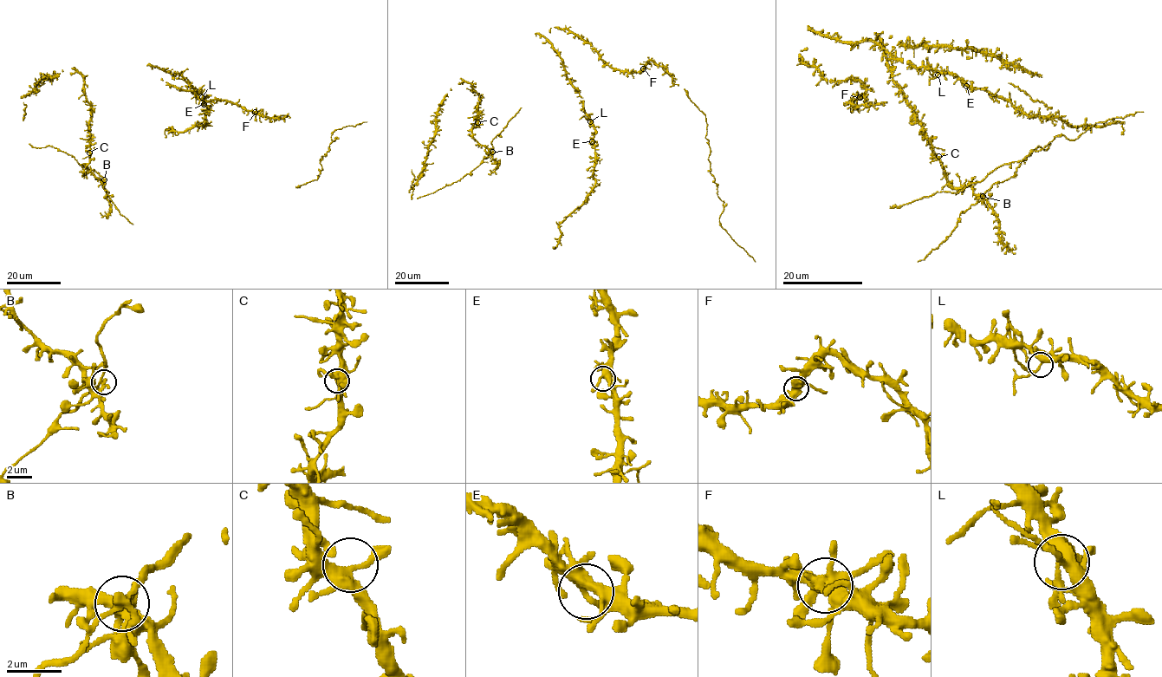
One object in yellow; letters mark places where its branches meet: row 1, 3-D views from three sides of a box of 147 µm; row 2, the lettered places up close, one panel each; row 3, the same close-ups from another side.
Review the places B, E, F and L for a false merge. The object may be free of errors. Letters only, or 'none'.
none

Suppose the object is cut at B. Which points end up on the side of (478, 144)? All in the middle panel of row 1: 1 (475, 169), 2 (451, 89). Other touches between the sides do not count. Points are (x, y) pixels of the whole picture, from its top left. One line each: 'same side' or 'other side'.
1: other side
2: other side

